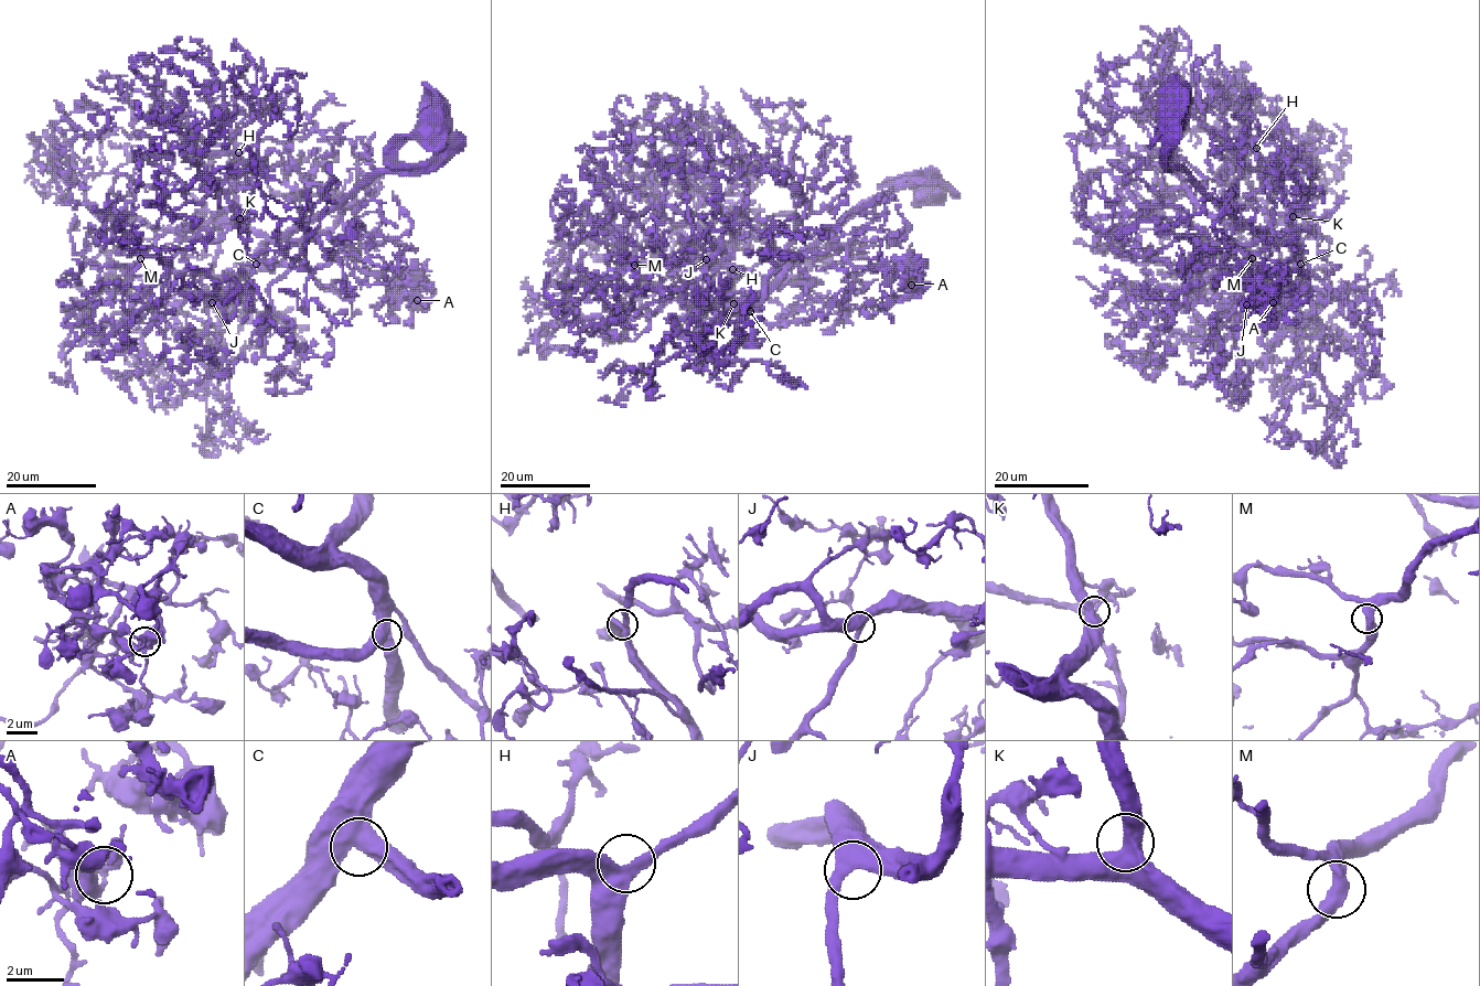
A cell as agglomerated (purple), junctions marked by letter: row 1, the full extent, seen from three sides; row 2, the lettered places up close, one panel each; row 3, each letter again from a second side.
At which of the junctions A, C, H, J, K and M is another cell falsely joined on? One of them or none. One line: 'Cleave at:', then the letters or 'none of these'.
Cleave at: A

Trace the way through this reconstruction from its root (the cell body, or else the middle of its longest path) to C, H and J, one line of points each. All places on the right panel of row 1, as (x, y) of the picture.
C: (1173, 115), (1179, 121), (1164, 141), (1161, 163), (1179, 168), (1245, 226), (1287, 242), (1295, 249), (1300, 264)
H: (1173, 115), (1179, 121), (1164, 141), (1161, 163), (1179, 168), (1243, 224), (1278, 238), (1290, 211), (1256, 148)
J: (1173, 115), (1179, 121), (1164, 141), (1161, 163), (1179, 168), (1245, 226), (1295, 249), (1301, 289), (1246, 304)

